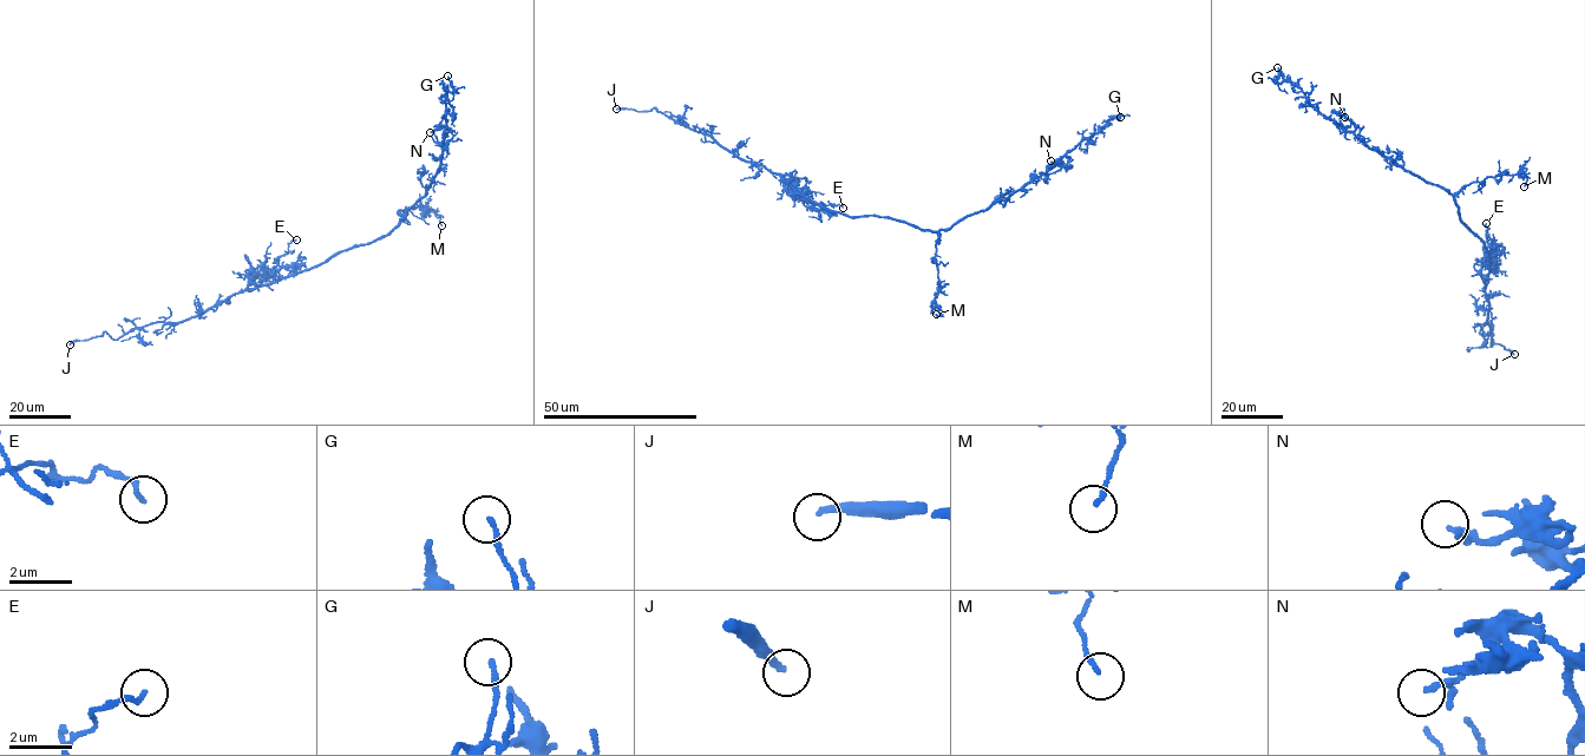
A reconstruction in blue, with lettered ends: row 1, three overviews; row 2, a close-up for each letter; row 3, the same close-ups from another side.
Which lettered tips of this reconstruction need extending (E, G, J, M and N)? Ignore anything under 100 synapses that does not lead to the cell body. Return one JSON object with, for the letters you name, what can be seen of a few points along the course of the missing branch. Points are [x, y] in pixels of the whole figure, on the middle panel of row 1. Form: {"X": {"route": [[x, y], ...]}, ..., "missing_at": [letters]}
{"J": {"route": [[616, 109], [603, 113], [591, 124], [588, 135]]}, "missing_at": ["J"]}

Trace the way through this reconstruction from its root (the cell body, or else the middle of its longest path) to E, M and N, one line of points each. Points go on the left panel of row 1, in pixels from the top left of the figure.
E: (342, 251), (301, 271), (300, 265), (280, 265), (276, 258), (287, 254), (288, 244), (296, 240)
M: (342, 251), (388, 235), (401, 218), (399, 210), (418, 206), (423, 211), (434, 211), (440, 216), (441, 225)
N: (342, 251), (387, 236), (408, 209), (425, 197), (438, 173), (445, 133), (443, 127), (430, 132)

